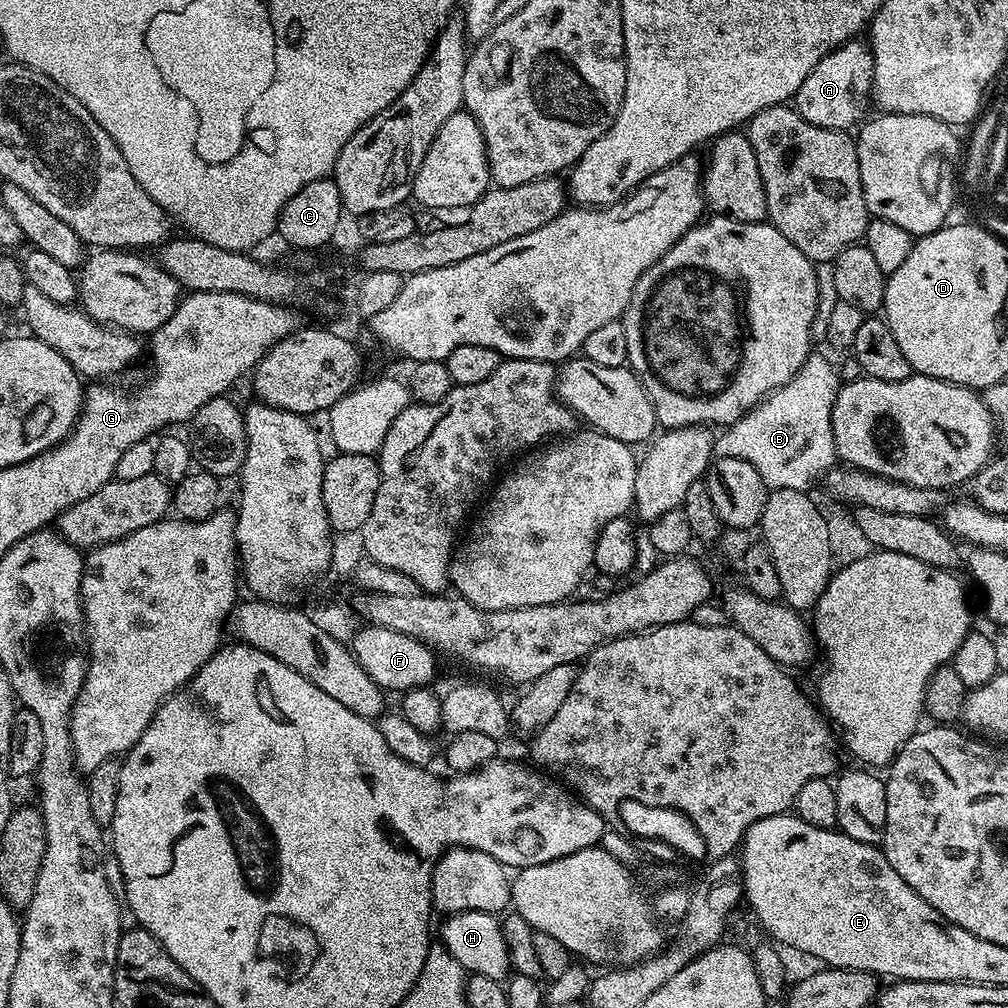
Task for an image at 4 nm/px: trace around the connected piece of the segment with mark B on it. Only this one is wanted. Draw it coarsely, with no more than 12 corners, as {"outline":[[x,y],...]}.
{"outline":[[824,356],[713,439],[769,489],[835,467],[842,380]]}

